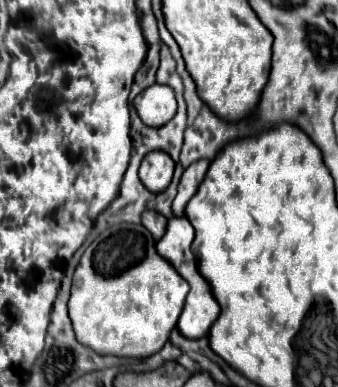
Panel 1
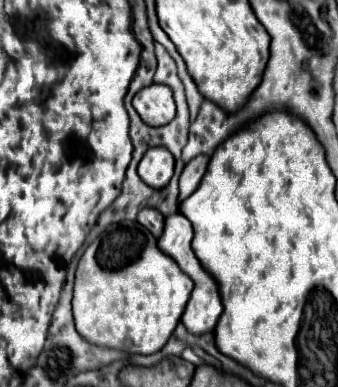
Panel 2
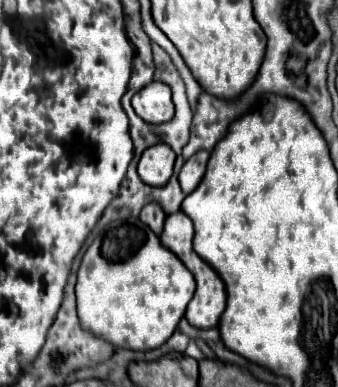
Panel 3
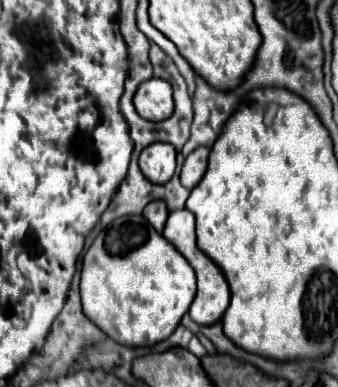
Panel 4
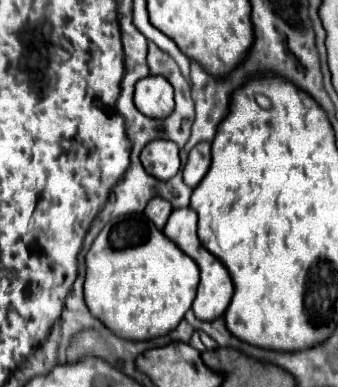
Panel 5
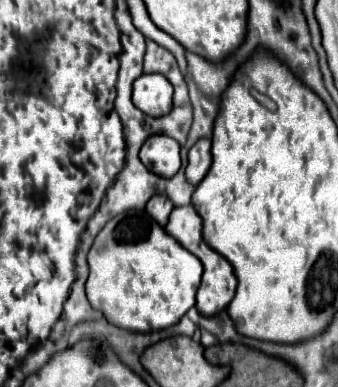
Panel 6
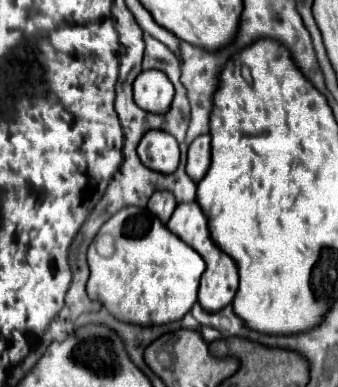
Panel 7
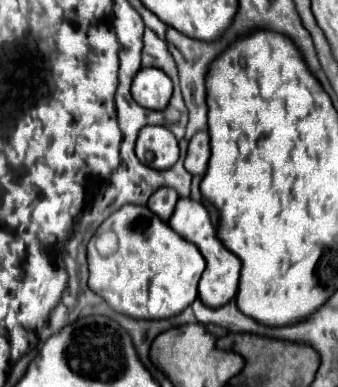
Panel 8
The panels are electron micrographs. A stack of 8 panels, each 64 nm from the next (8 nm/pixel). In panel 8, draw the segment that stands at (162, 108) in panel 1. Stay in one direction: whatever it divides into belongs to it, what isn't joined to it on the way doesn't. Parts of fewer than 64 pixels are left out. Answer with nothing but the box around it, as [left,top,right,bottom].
[132,68,172,110]

